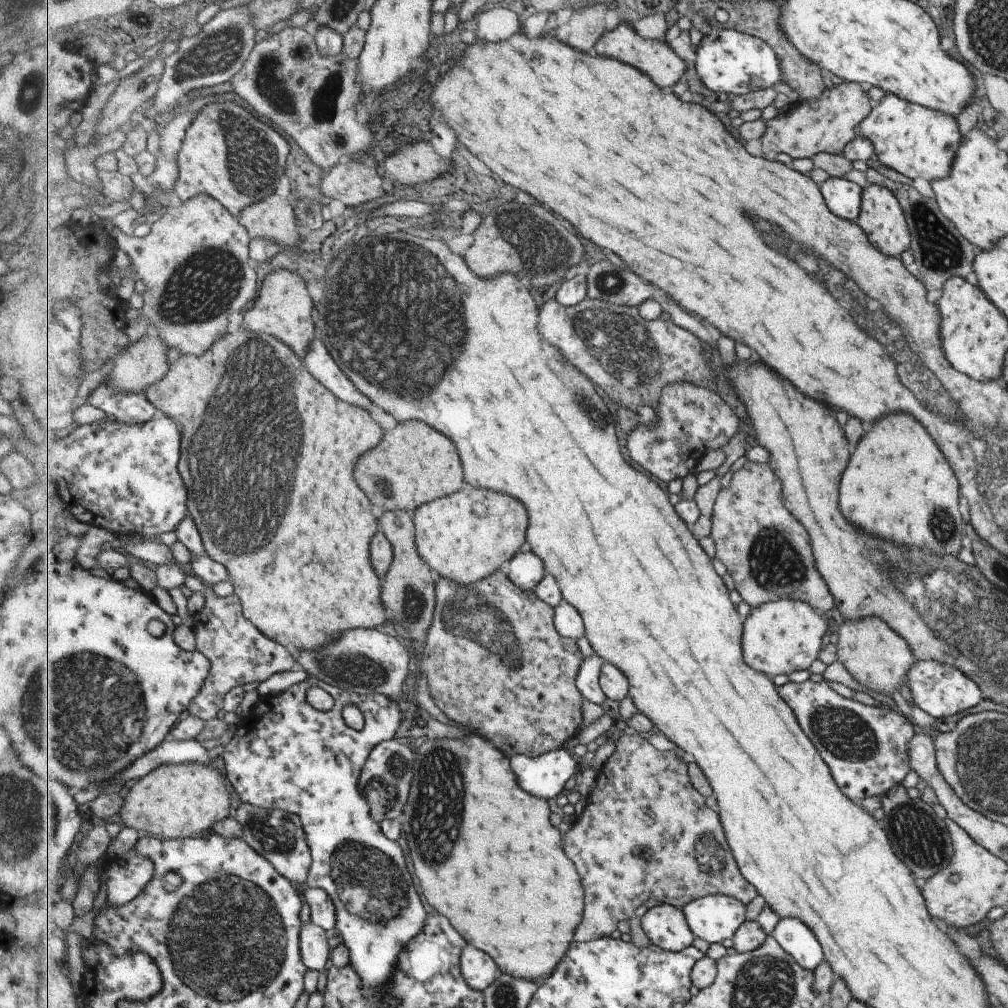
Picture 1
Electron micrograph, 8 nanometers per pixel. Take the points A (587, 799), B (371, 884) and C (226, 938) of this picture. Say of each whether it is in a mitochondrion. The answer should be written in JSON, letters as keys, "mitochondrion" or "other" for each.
{"A":"other","B":"mitochondrion","C":"mitochondrion"}

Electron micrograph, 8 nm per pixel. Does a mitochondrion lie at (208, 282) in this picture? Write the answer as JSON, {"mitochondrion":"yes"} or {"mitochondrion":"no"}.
{"mitochondrion":"yes"}

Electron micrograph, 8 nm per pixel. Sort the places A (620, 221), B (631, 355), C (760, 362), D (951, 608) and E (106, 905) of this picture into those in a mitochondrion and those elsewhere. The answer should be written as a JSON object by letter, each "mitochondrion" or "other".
{"A":"other","B":"mitochondrion","C":"other","D":"mitochondrion","E":"other"}

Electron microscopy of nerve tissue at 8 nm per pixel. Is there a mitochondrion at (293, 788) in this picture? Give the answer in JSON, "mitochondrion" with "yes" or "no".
{"mitochondrion":"no"}

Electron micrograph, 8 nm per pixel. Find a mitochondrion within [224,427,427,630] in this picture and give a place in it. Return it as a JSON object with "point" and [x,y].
{"point":[386,489]}

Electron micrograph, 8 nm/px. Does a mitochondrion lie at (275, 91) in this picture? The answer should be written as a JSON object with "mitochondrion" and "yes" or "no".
{"mitochondrion":"yes"}

